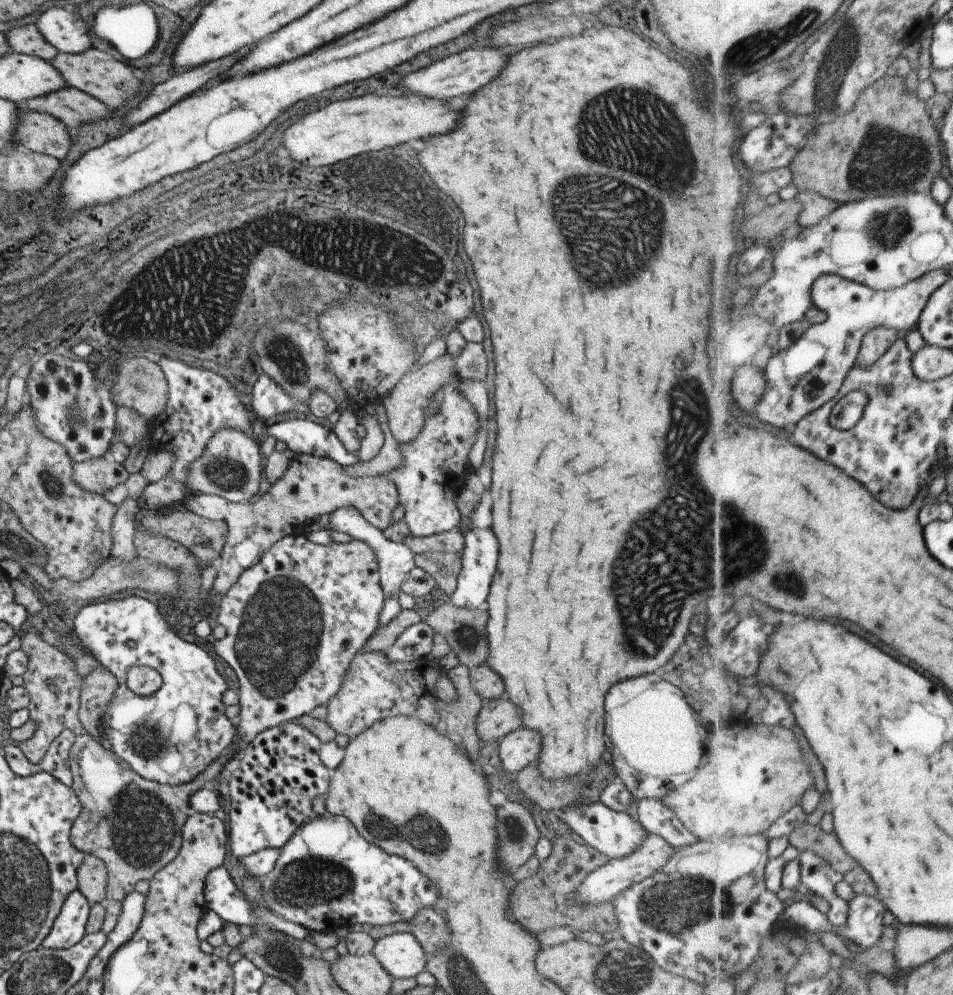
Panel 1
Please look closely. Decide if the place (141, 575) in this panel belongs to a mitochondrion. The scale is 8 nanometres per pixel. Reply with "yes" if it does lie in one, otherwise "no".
yes

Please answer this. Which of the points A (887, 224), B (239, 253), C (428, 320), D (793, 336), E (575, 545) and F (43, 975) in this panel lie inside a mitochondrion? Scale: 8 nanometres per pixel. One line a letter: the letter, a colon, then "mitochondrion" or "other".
A: mitochondrion
B: mitochondrion
C: mitochondrion
D: other
E: other
F: mitochondrion

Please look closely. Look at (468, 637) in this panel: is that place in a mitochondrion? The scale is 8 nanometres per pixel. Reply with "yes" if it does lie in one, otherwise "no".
yes

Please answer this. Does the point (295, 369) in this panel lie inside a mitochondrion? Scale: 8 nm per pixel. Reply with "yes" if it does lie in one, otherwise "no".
yes

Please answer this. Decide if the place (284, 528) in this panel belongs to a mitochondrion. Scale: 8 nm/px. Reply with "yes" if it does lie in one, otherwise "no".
no

